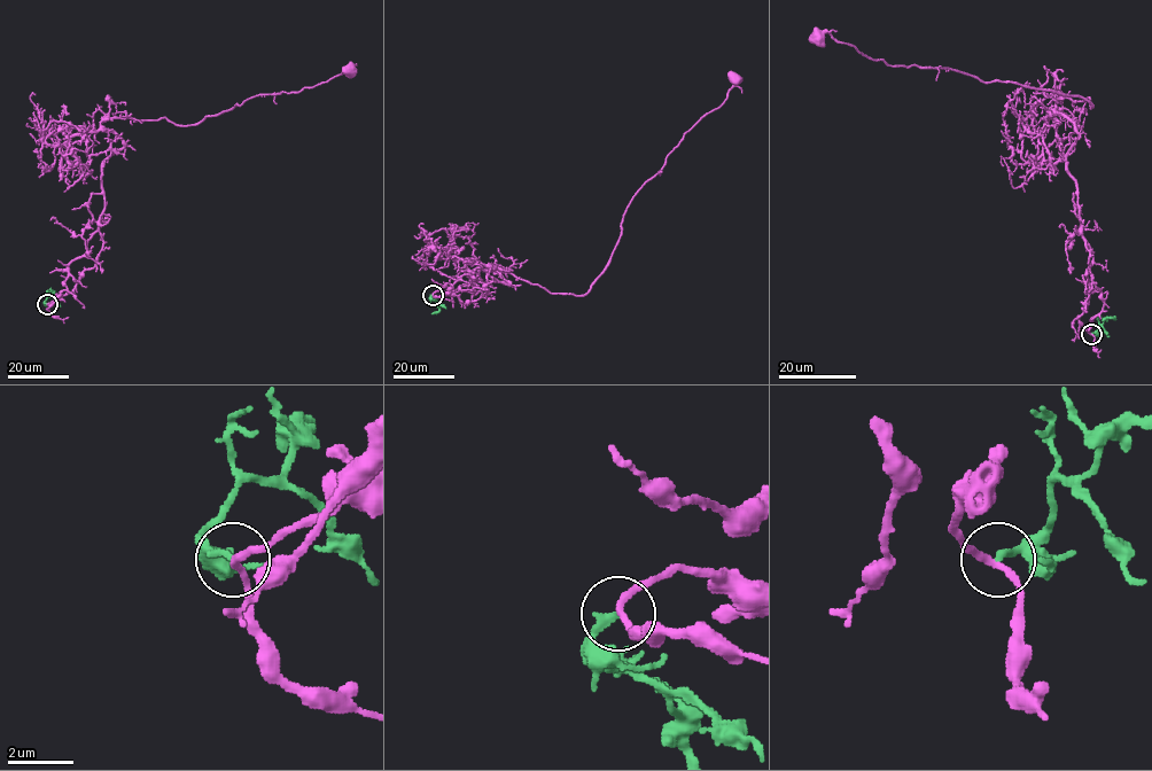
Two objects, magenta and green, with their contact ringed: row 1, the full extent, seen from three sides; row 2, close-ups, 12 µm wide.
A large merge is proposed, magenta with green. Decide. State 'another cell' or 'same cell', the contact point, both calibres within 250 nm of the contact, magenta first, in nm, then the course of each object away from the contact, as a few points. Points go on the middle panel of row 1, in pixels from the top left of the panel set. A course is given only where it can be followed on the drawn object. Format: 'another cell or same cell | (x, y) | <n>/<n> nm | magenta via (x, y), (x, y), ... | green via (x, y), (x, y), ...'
another cell | (433, 295) | 200/240 nm | magenta via (433, 295), (464, 304), (489, 293), (488, 274), (510, 283), (489, 265), (584, 295), (632, 196), (734, 80) | green via (433, 295), (430, 298), (438, 308), (432, 313)

